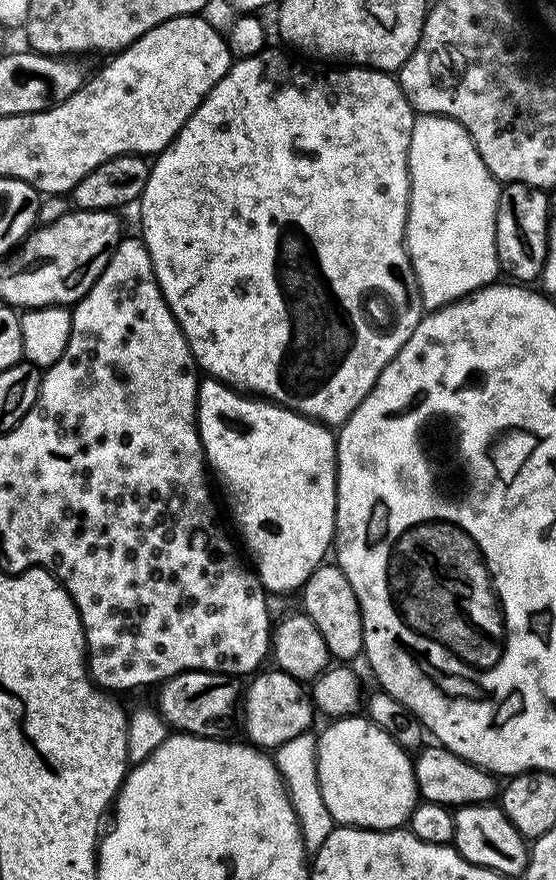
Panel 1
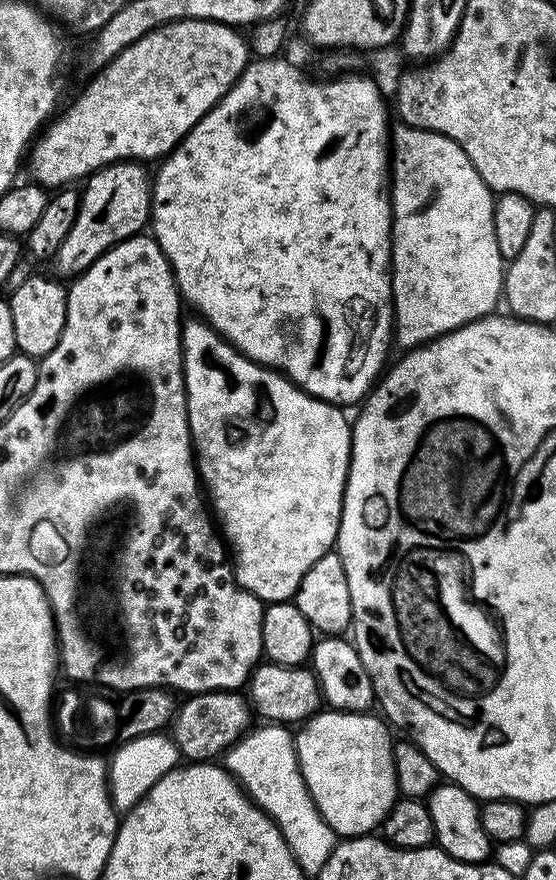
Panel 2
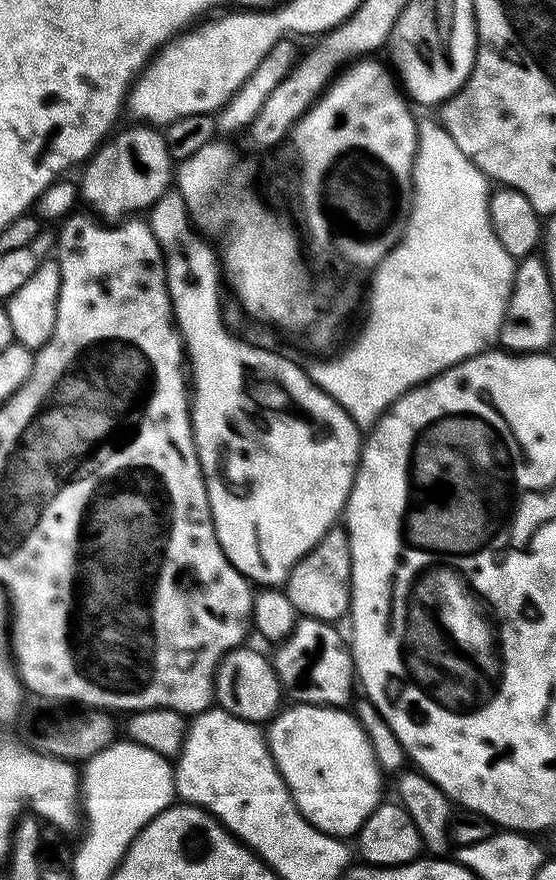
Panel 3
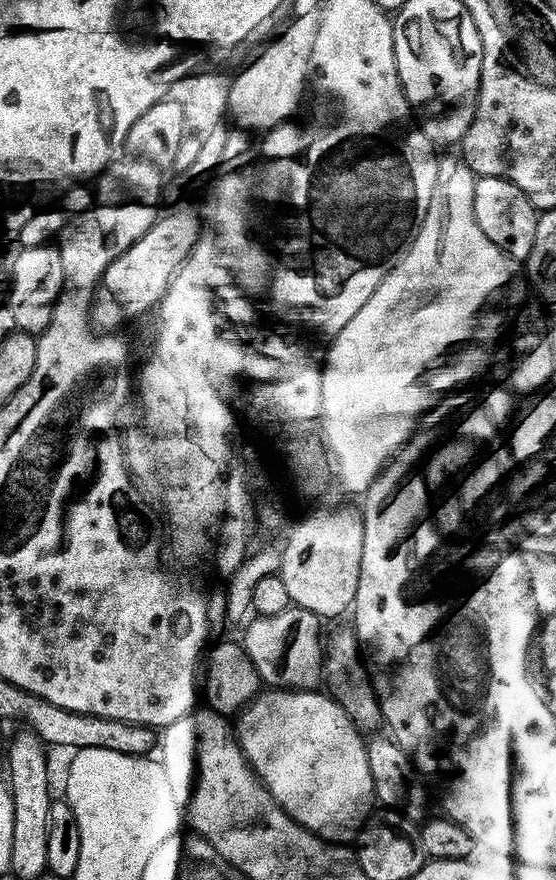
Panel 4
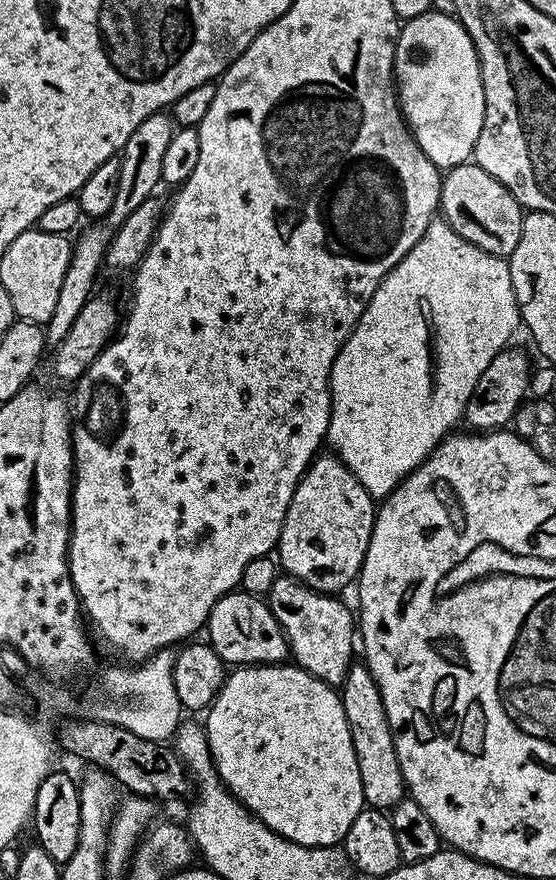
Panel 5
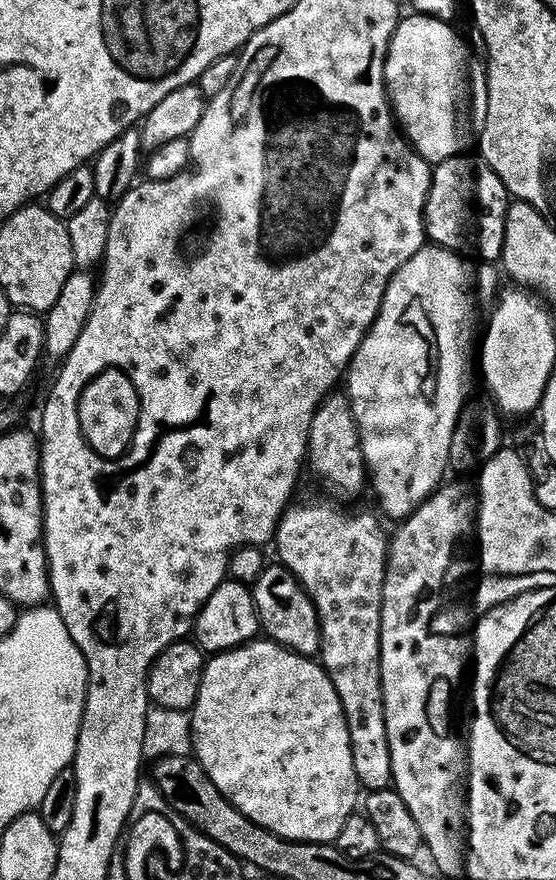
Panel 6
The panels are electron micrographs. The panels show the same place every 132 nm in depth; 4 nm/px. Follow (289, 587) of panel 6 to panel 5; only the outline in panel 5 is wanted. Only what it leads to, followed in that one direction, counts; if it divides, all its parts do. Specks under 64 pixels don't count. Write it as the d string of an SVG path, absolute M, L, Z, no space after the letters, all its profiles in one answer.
M287 574L277 575L274 586L270 586L268 591L266 603L288 639L291 659L324 684L343 685L348 676L348 669L354 664L353 609L351 612L335 595L316 592L313 588L307 588L301 580L295 580Z

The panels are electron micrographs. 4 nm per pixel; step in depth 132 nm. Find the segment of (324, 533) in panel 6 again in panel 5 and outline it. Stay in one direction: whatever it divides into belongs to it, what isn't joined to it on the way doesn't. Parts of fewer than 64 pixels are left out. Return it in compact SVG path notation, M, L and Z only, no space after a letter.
M353 666L348 669L348 676L342 685L342 699L350 738L354 742L354 754L358 758L358 774L362 776L364 803L370 808L391 810L398 801L405 799L404 775L402 766L398 766L398 754L386 710L382 706L382 694L367 667Z

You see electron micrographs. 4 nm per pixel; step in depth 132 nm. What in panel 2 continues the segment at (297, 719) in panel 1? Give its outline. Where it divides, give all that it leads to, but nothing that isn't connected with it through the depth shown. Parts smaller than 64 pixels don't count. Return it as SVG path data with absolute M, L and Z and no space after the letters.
M239 691L202 692L187 700L177 709L170 726L170 734L187 761L210 762L221 757L251 727L252 708Z

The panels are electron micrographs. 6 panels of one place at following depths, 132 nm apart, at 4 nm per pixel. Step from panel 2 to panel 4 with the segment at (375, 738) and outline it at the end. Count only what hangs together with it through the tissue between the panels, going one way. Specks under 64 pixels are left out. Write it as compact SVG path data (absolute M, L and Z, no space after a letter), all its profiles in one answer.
M272 690L248 705L238 728L272 789L314 830L351 837L377 799L369 749L336 701L316 692Z

